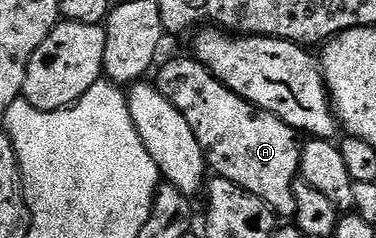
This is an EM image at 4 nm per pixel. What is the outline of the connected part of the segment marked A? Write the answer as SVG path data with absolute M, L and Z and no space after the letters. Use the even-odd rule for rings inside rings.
M195 57L188 59L168 59L159 64L155 72L155 87L186 117L186 125L194 129L194 137L198 137L198 145L202 145L204 150L204 162L209 168L216 170L215 174L219 178L230 181L266 201L266 205L281 220L288 221L296 214L296 198L294 189L300 174L300 149L302 146L301 136L286 121L282 121L274 113L263 111L250 101L238 97L226 85L222 85L213 77L211 71L199 63Z

